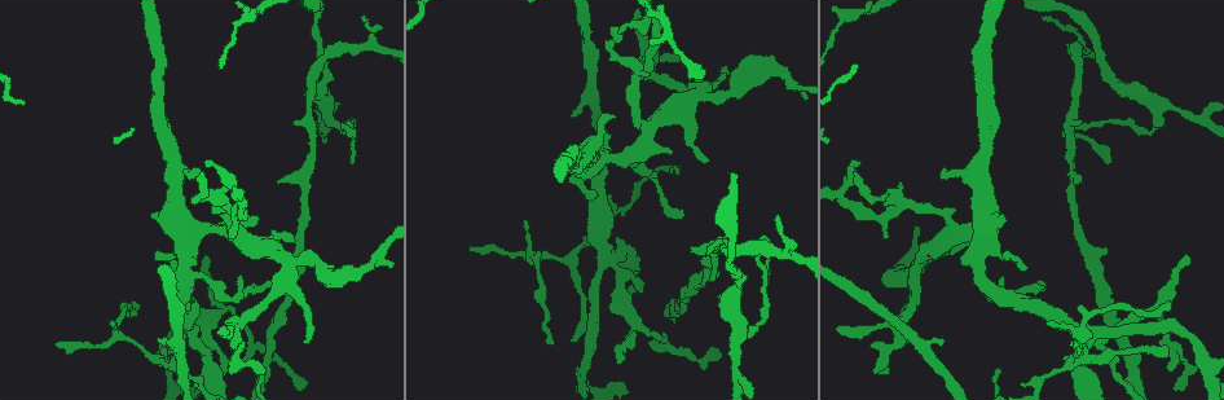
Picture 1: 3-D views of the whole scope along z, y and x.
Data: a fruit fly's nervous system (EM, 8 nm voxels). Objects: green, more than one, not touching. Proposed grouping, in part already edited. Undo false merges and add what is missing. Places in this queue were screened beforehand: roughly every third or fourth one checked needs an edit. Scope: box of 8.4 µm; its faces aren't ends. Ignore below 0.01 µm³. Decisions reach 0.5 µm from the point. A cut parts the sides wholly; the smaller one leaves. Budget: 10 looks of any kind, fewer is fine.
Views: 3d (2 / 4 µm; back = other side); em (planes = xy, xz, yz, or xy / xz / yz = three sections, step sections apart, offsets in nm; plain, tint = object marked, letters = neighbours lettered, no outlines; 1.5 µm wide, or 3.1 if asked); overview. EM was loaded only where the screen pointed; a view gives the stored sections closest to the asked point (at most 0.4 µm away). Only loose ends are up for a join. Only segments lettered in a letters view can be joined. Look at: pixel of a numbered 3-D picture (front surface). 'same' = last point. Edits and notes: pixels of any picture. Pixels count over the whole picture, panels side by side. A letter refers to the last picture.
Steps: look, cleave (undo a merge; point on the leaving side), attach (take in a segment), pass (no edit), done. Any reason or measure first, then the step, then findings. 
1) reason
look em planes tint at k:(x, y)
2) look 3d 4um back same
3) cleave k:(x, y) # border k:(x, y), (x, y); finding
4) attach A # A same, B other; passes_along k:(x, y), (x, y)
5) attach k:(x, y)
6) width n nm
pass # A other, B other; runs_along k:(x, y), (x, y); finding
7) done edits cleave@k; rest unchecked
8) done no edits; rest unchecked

an open end
look 3d 2um at 1:(280, 183)

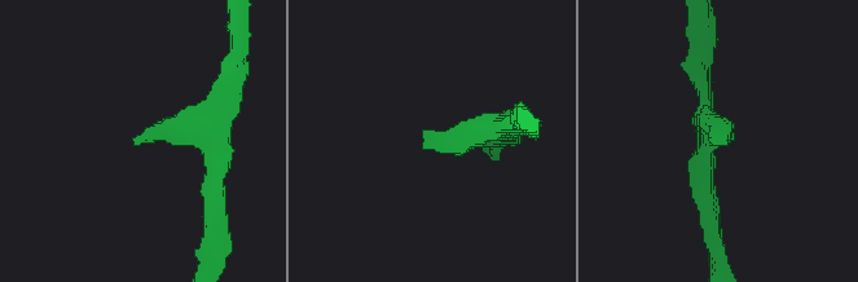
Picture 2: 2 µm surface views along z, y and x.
look em planes letters at 2:(713, 142)

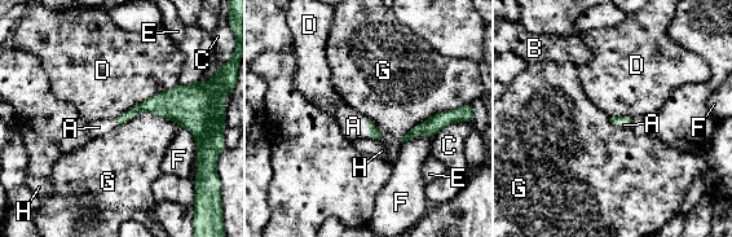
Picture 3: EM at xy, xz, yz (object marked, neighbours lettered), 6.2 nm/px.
attach A # A same, B other, C other, D other, E other, F other, G other, H other; it goes on there

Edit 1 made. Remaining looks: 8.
redraw
look overview

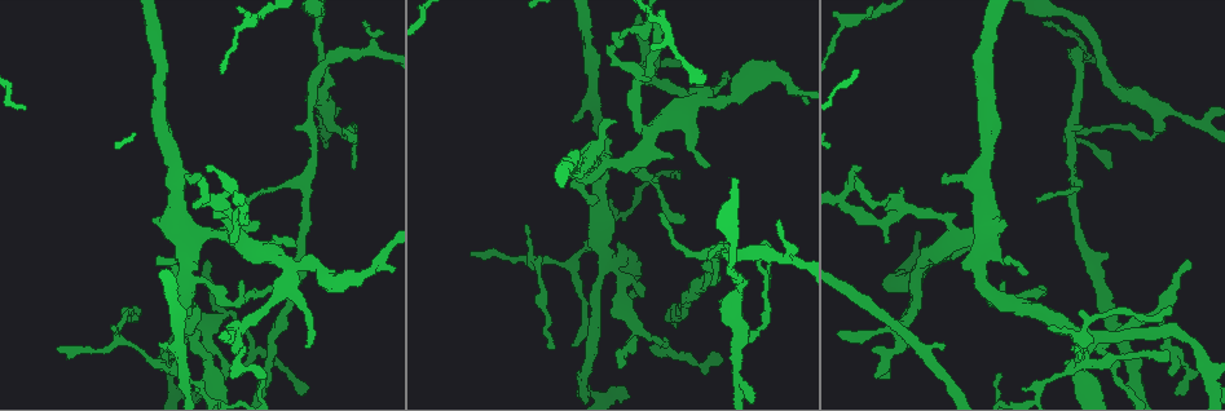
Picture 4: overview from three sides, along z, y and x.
tapers out
look 3d 2um at 4:(1078, 347)

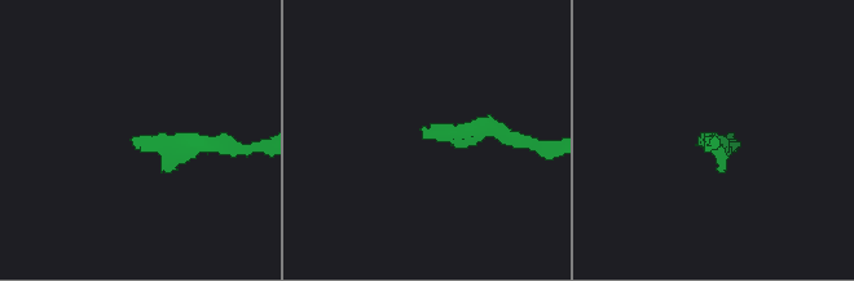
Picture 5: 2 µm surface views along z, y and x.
look em xy step 8 tint at 5:(423, 137)

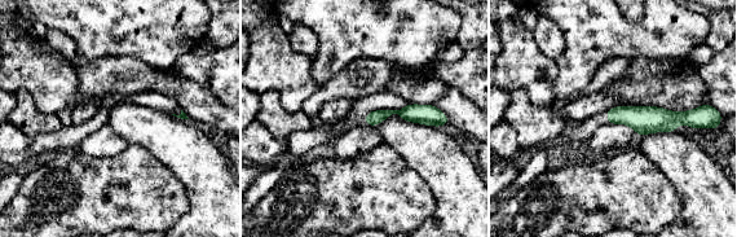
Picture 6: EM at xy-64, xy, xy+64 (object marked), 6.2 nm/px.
look em planes letters same

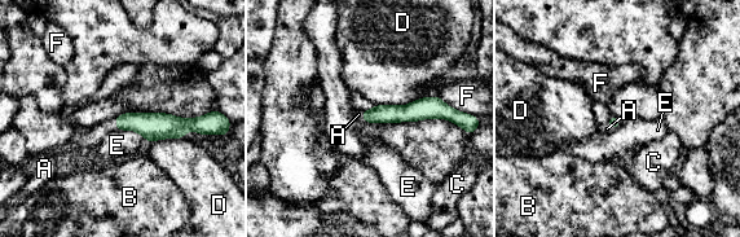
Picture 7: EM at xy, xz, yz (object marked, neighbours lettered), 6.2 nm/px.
attach A # A same, B other, C other, D other, E other, F other; passes_along 7:(153, 126), (115, 123), (83, 137); it goes on there

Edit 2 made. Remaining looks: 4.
look overview

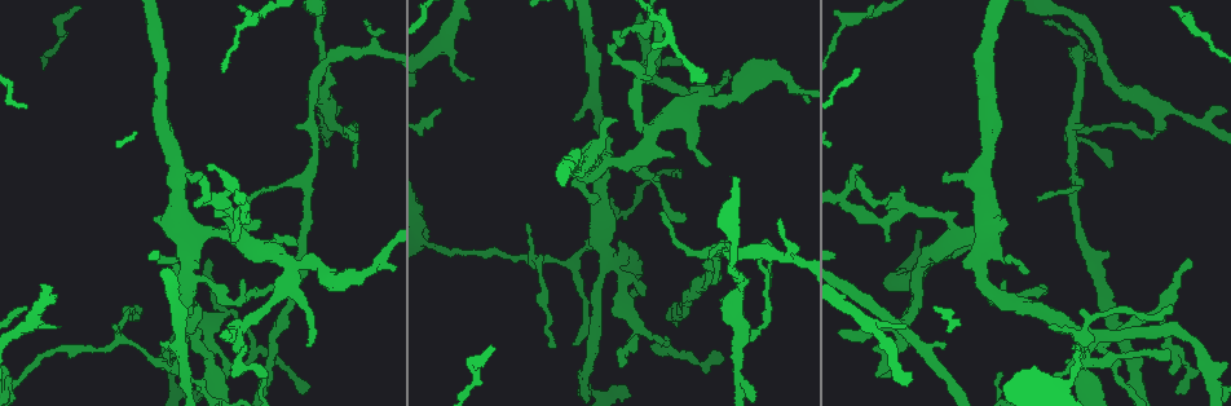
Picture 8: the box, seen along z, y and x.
look 3d 4um at 8:(881, 378)

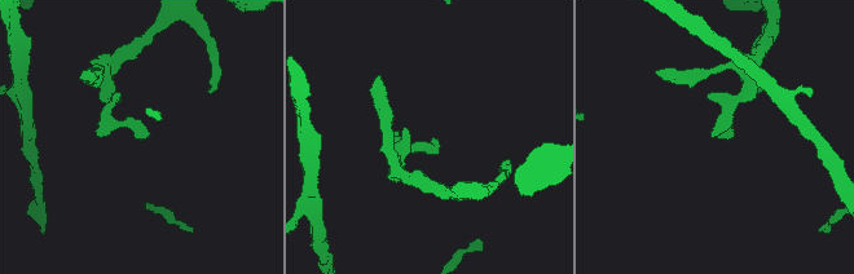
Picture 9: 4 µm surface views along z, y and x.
look em xy step 8 letters at 9:(718, 136)

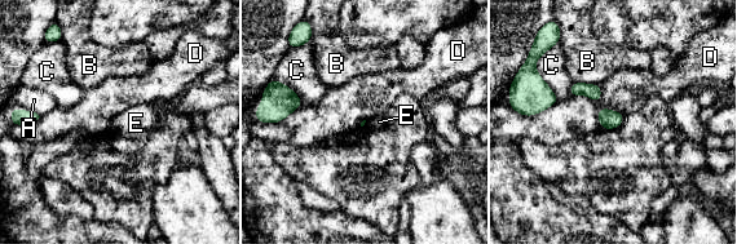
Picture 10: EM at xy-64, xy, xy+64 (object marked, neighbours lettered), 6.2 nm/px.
another direction
look em planes letters same

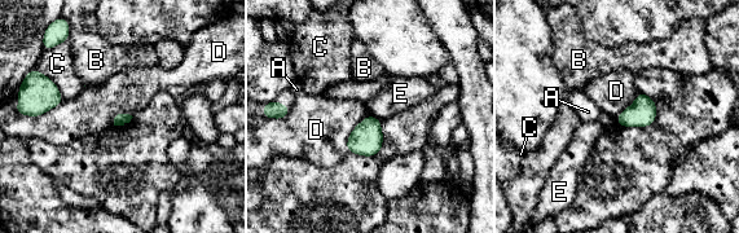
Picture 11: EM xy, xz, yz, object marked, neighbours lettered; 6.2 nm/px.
pass # A other, B other, C other, D other, E other; border 11:(369, 114), (351, 132), (346, 150); none of them fits

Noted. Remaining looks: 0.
done edits attach@3, attach@7; rest unchecked

